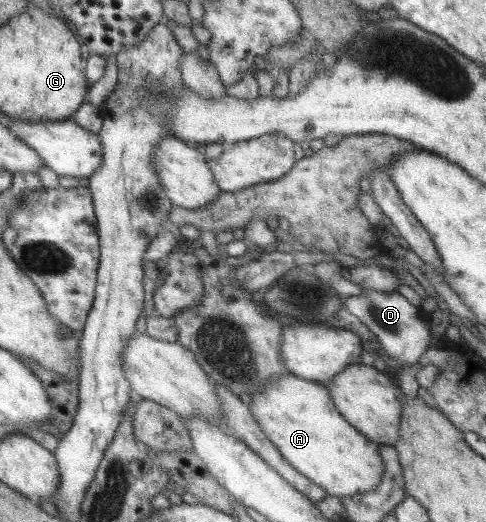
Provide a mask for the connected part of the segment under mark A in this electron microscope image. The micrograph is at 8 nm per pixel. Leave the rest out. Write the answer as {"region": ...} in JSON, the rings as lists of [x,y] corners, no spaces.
{"region":[[[290,373],[281,377],[269,379],[263,389],[251,395],[249,412],[253,415],[255,422],[265,438],[278,448],[279,454],[297,471],[321,487],[326,495],[337,499],[355,497],[363,492],[373,490],[382,478],[384,464],[381,460],[378,445],[362,436],[351,424],[337,412],[325,385],[313,383],[309,380],[299,379]]]}

